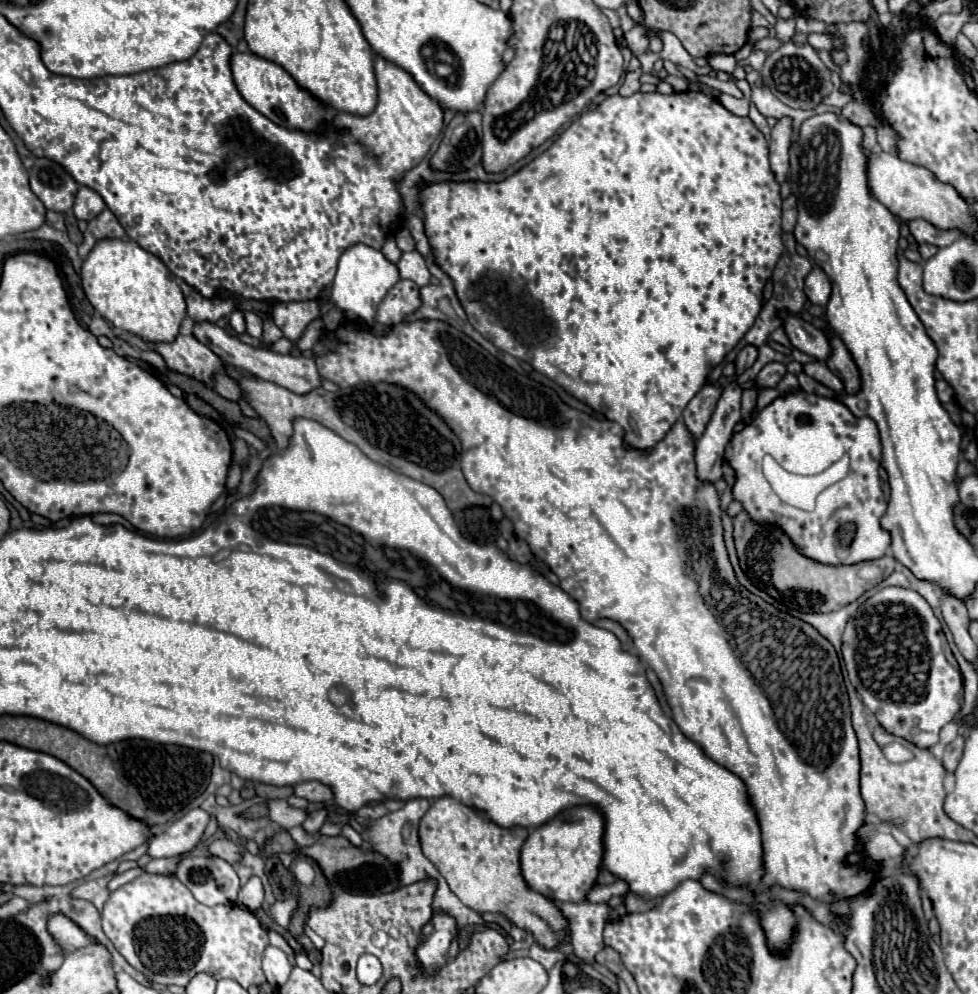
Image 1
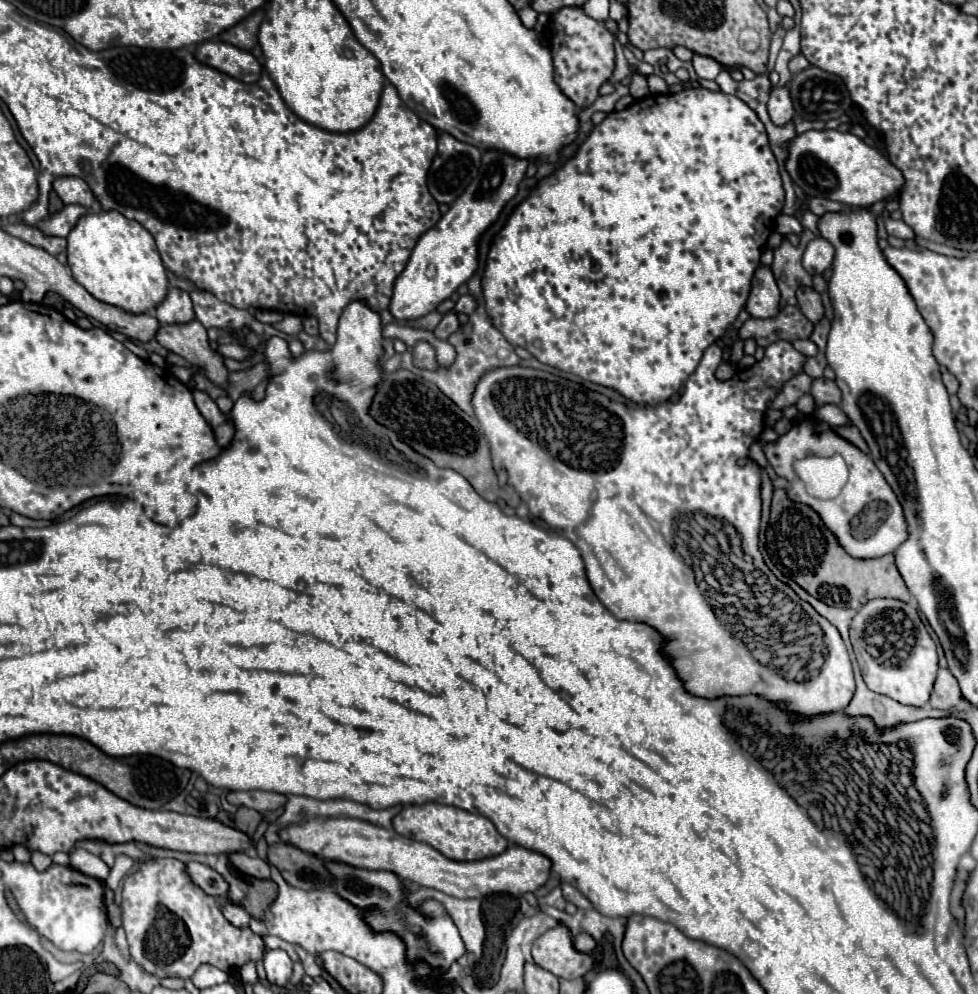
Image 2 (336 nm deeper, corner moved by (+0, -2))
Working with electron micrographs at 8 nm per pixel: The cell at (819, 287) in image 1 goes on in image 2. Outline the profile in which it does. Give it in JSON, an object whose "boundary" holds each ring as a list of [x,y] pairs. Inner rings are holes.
{"boundary":[[[815,238],[815,240],[811,240],[809,246],[805,248],[803,268],[805,268],[811,276],[823,274],[827,268],[831,268],[833,256],[835,256],[835,248],[833,248],[827,240]]]}

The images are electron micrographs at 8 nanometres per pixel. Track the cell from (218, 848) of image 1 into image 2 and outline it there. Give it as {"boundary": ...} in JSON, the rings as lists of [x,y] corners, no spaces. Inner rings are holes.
{"boundary":[[[235,852],[235,854],[229,856],[229,860],[231,860],[231,864],[233,864],[239,872],[243,872],[243,874],[247,874],[247,876],[269,878],[269,864],[267,864],[265,860],[261,860],[261,858],[251,858],[251,856],[247,856],[245,852]]]}

